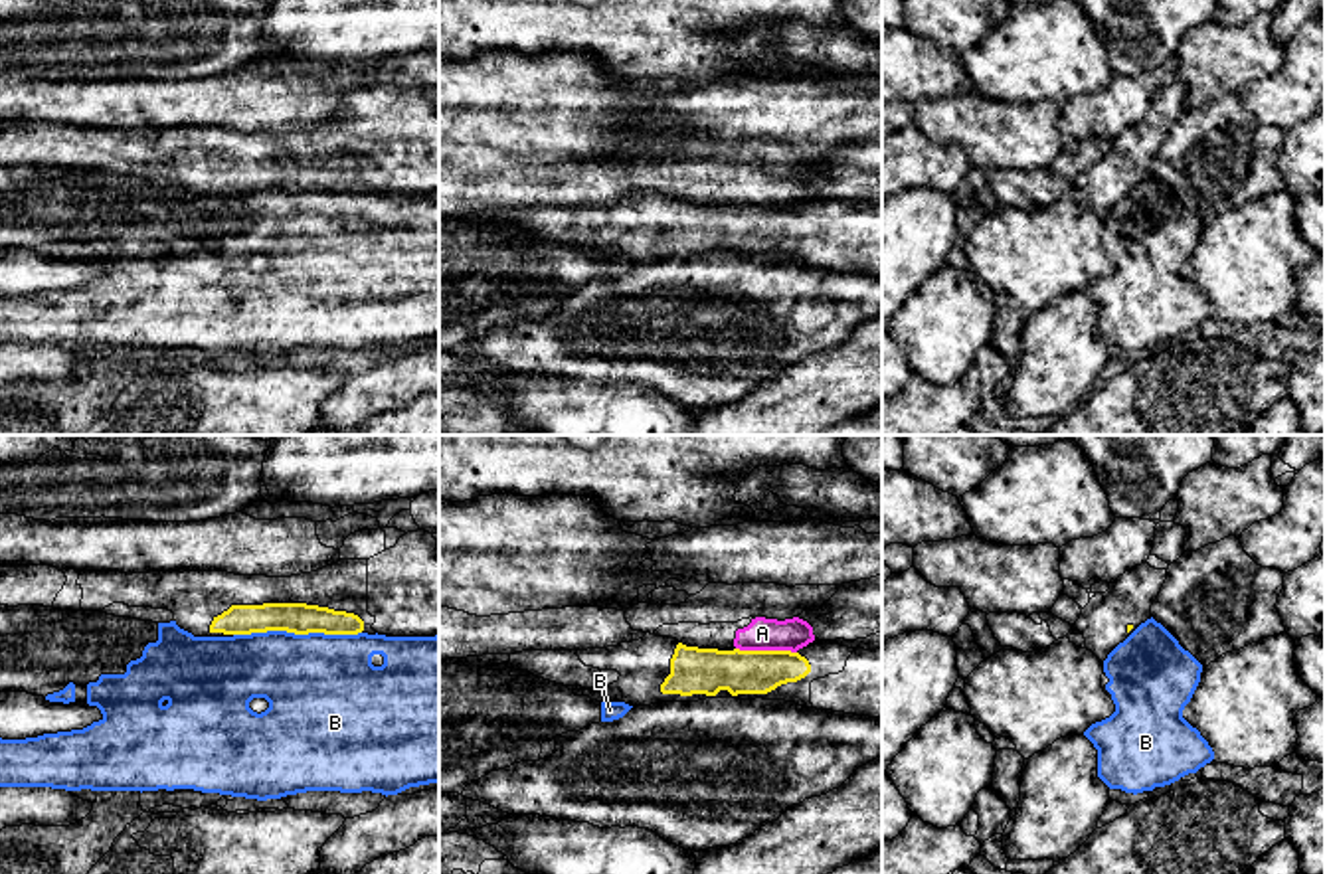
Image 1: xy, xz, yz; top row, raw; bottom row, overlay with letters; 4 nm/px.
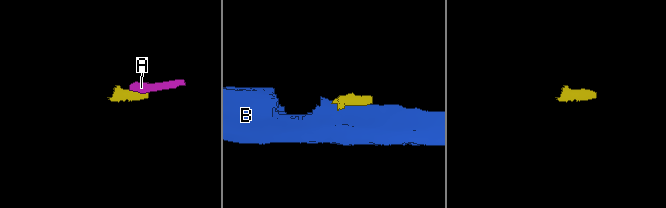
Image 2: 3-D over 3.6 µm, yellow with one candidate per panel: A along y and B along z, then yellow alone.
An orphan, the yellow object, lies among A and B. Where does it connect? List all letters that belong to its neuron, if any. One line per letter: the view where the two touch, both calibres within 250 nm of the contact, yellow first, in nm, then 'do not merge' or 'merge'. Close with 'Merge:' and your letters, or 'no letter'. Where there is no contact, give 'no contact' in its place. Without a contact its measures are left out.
A: xz | 190/130 nm | do not merge
B: xy | 130/440 nm | do not merge
Merge: no letter

